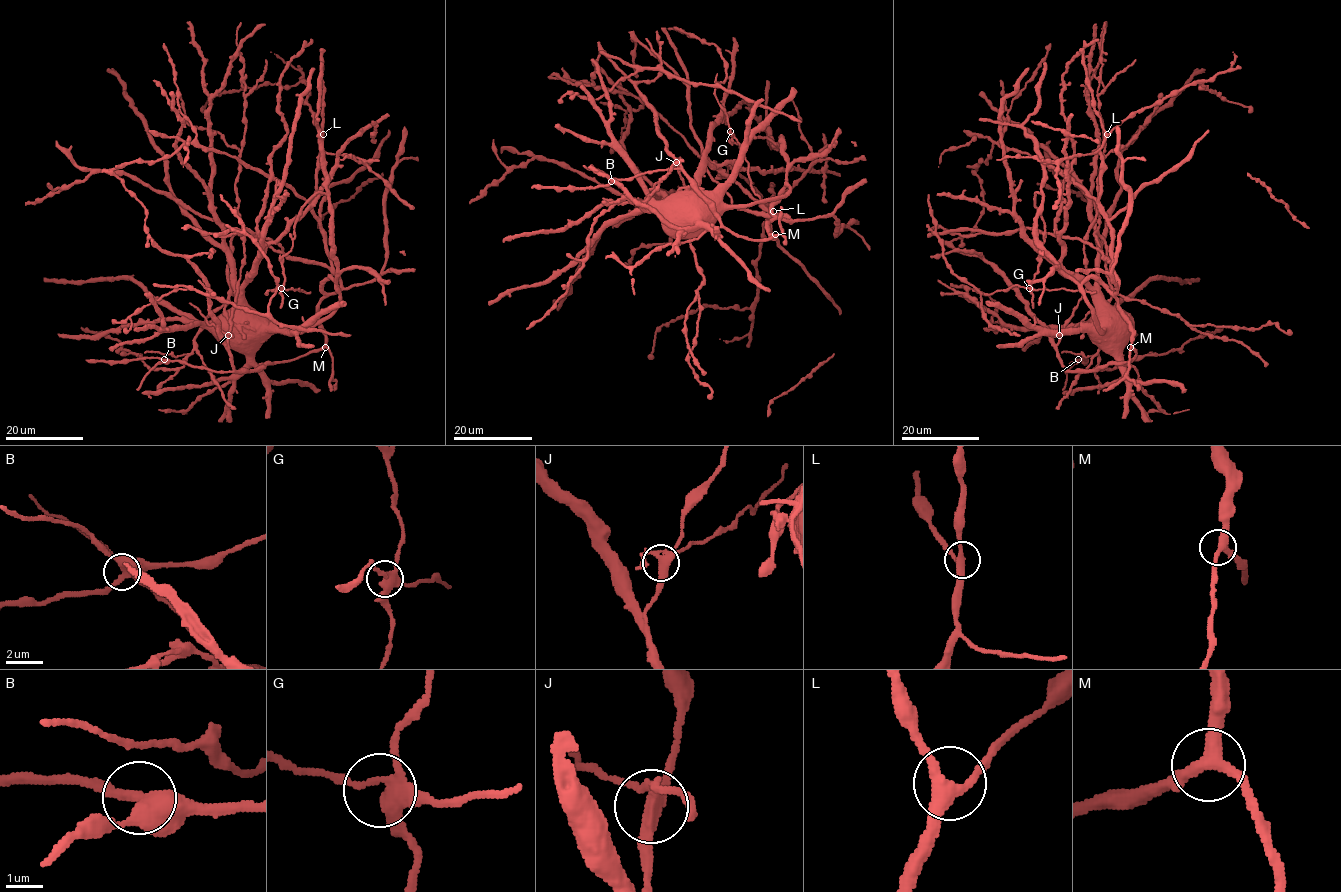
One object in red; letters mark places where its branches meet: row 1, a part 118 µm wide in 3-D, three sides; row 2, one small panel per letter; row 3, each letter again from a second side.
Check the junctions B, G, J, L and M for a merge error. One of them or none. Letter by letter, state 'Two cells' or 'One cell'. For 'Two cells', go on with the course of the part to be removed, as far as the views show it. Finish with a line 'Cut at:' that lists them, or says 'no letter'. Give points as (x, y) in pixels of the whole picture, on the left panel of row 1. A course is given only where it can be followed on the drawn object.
B: One cell
G: One cell
J: Two cells. Course of the part to remove: (227, 335), (209, 324), (189, 303)
L: One cell
M: One cell
Cut at: J

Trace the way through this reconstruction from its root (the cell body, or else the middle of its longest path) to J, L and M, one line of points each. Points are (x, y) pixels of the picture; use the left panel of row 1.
J: (246, 330), (251, 321), (313, 327), (338, 303), (336, 285), (323, 285), (320, 349), (235, 370), (227, 335)
L: (246, 330), (243, 286), (262, 252), (258, 217), (265, 189), (273, 178), (281, 180), (309, 202), (323, 134)
M: (246, 330), (251, 321), (289, 331), (321, 322), (339, 300), (329, 277), (318, 309), (325, 347)

